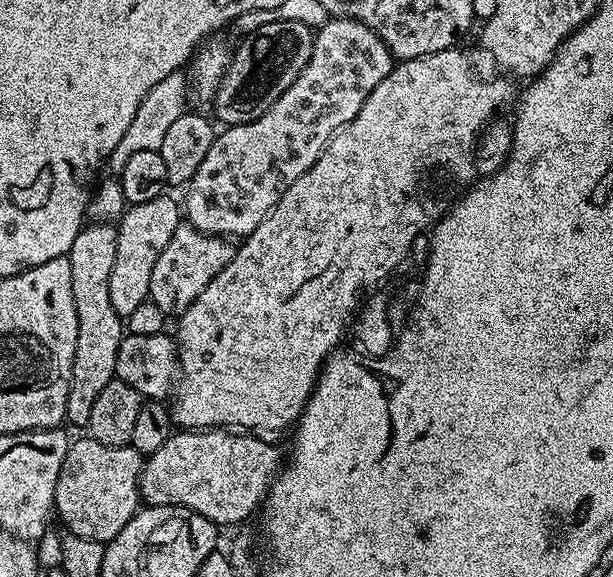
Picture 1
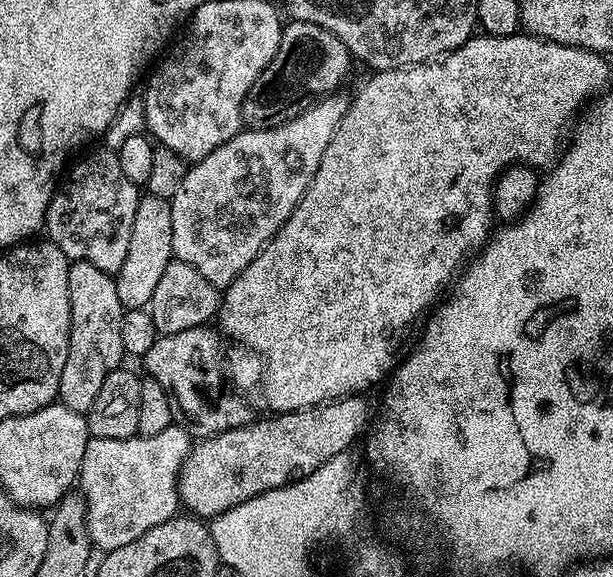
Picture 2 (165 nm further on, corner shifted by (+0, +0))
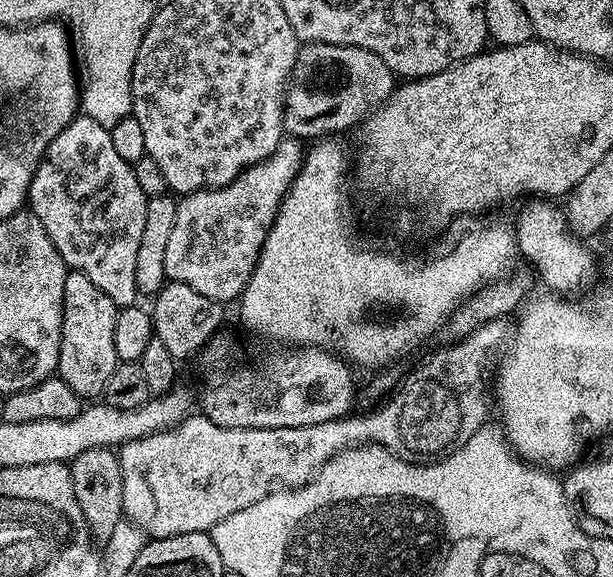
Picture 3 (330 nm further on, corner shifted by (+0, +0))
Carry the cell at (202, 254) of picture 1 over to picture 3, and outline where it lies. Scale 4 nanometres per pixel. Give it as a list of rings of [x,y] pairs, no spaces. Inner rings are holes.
[[[168,282],[151,301],[150,311],[155,339],[160,340],[166,346],[166,350],[170,350],[177,362],[184,362],[187,356],[194,355],[196,351],[197,355],[208,341],[221,331],[220,323],[224,320],[226,308],[217,300],[198,294],[198,290],[192,289],[191,286],[182,282]]]

